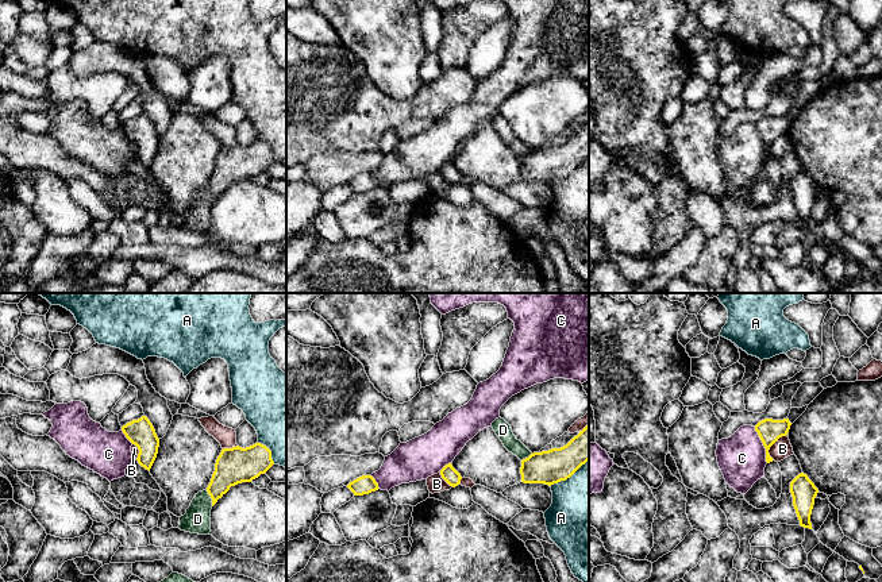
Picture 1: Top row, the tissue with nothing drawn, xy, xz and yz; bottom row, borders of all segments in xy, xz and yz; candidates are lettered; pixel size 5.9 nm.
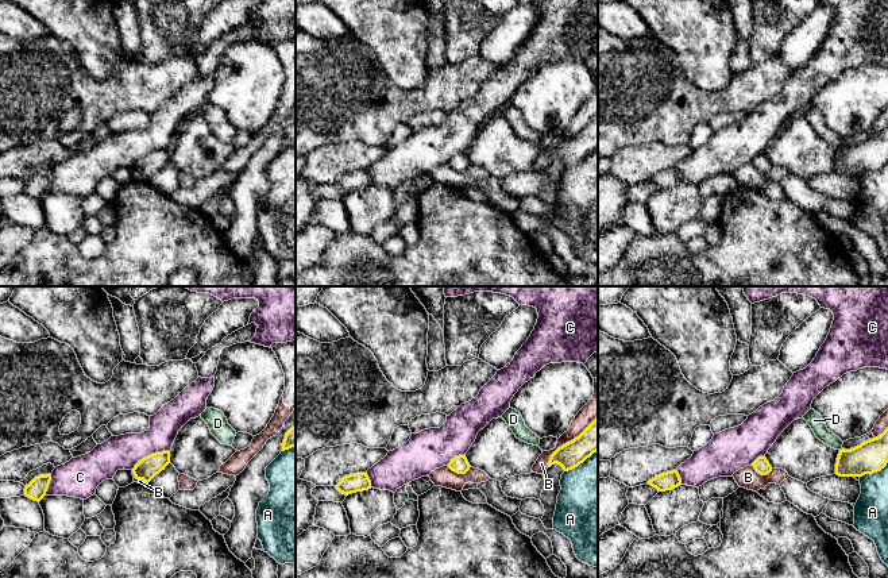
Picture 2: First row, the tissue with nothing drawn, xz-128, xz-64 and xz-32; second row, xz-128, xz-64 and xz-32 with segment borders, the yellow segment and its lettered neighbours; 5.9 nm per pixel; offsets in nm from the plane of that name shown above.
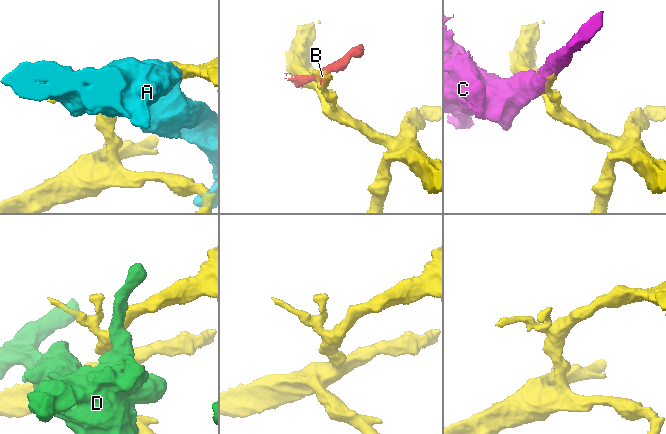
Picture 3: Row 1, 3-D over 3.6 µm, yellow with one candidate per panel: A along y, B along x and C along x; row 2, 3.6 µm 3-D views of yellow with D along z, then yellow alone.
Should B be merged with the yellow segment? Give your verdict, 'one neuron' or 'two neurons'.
two neurons

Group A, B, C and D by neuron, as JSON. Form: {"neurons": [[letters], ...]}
{"neurons": [["A"], ["B", "C"], ["D"]]}

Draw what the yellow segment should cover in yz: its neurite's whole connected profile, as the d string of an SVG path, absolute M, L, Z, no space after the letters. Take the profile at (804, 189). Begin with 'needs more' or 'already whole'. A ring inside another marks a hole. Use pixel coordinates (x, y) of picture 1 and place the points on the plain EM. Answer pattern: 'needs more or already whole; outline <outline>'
already whole; outline M801 170L790 180L790 190L800 223L812 227L810 212L819 186Z

